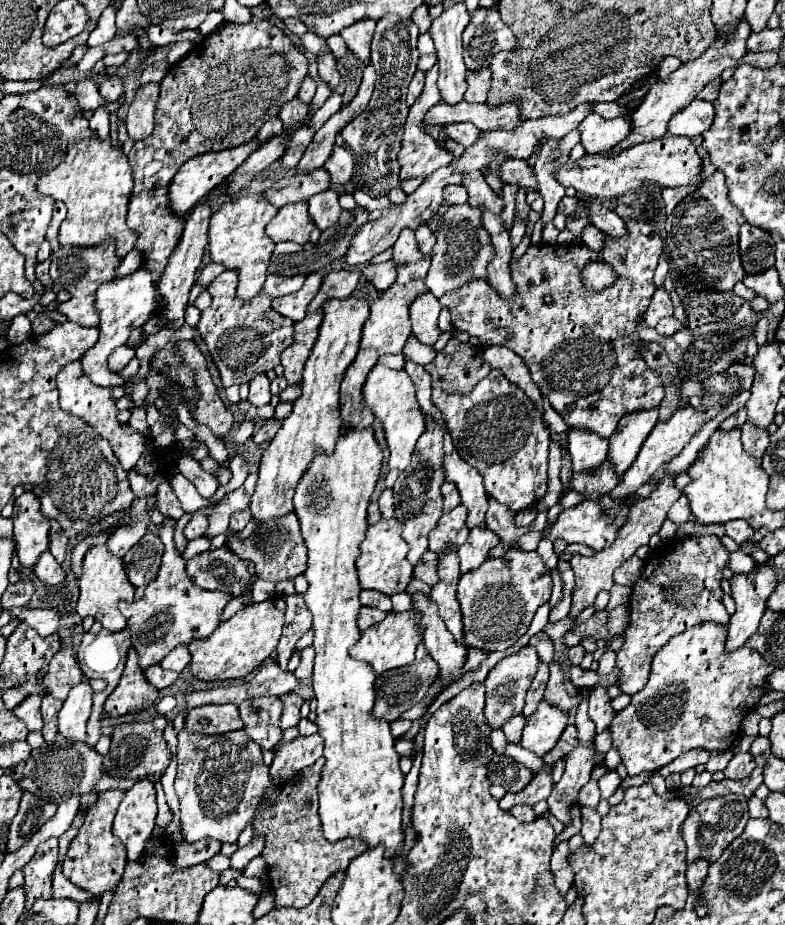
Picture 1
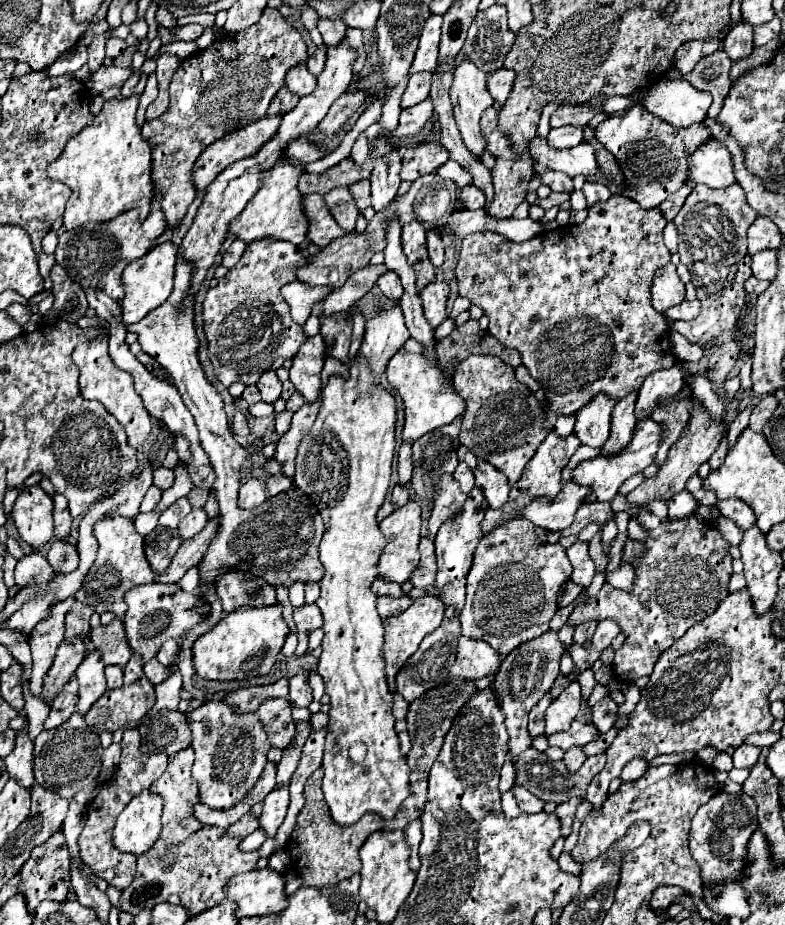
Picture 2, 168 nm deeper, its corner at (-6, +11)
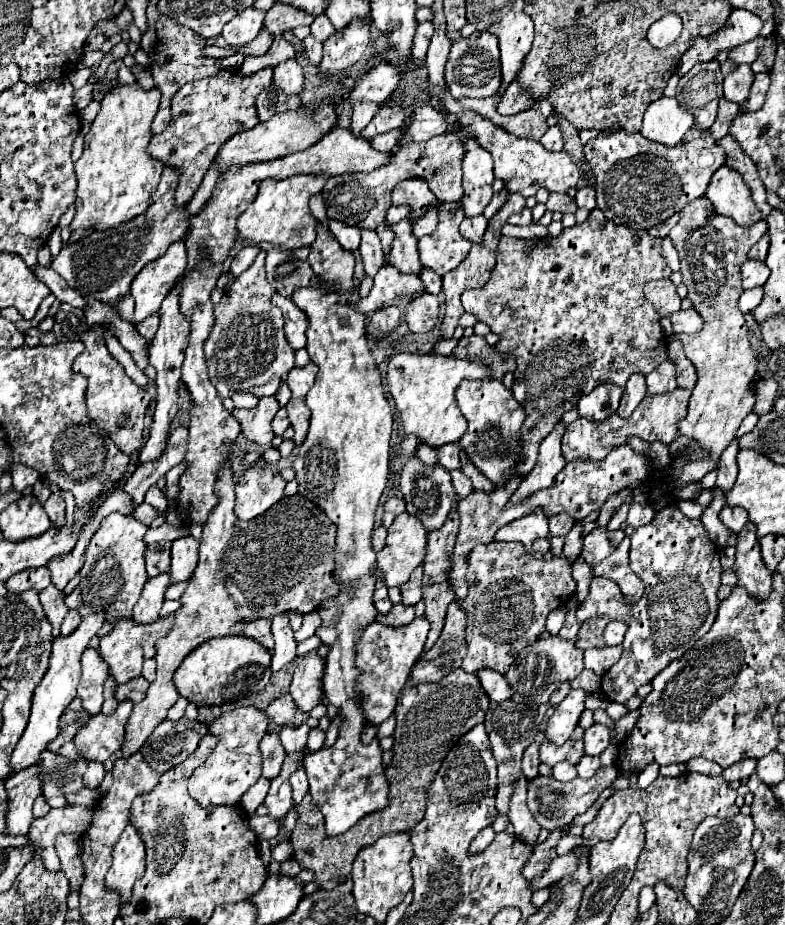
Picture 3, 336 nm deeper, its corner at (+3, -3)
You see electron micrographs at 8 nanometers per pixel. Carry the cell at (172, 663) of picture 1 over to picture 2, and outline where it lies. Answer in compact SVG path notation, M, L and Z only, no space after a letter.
M167 640L161 650L157 652L157 660L165 666L173 666L175 664L175 658L179 654L179 640Z

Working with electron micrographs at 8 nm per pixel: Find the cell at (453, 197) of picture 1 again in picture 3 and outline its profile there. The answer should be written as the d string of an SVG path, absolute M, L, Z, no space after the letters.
M480 216L480 218L464 218L464 222L460 224L460 232L472 244L482 244L486 226L488 226L488 220L484 216Z

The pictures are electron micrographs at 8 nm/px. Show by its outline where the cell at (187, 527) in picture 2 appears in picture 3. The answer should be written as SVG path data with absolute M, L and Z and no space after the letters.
M188 536L176 540L172 544L172 568L170 568L170 584L186 582L194 574L198 564L198 542Z

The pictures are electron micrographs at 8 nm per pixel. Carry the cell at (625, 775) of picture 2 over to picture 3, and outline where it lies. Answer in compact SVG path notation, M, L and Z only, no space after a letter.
M656 764L648 766L644 772L640 772L636 786L638 786L638 788L648 788L648 786L658 778L658 770L660 770L660 766L656 766Z

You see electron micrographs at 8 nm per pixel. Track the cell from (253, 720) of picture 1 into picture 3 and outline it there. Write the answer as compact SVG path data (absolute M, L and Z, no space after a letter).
M268 732L264 736L264 742L260 744L260 750L262 750L262 760L264 760L262 776L268 778L268 780L274 780L280 774L280 766L282 766L284 756L286 756L278 734Z

